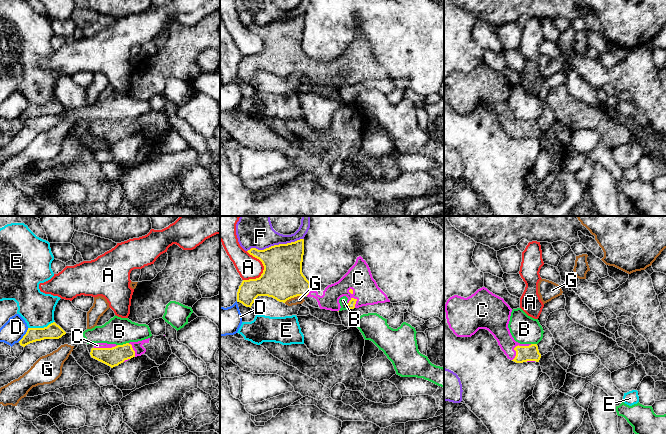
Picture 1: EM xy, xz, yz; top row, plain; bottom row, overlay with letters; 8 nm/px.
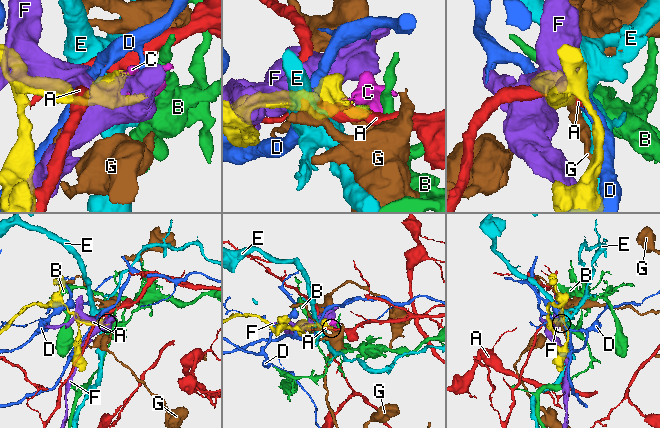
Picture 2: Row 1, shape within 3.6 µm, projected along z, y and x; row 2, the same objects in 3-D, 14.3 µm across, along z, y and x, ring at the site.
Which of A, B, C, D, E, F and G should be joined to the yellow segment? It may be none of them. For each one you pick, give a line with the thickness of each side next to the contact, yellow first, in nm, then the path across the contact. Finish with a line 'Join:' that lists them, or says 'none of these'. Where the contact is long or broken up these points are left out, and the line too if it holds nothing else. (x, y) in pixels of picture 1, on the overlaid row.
C: 130/190 nm
Join: C

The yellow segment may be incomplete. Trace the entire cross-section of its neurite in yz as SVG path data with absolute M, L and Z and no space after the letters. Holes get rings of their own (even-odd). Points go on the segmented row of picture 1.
M480 288L467 298L458 295L450 297L445 304L445 312L449 328L457 337L471 337L479 329L486 329L497 340L508 359L516 363L539 362L541 354L537 344L520 344L514 340L508 328L512 309L503 298L487 288Z

